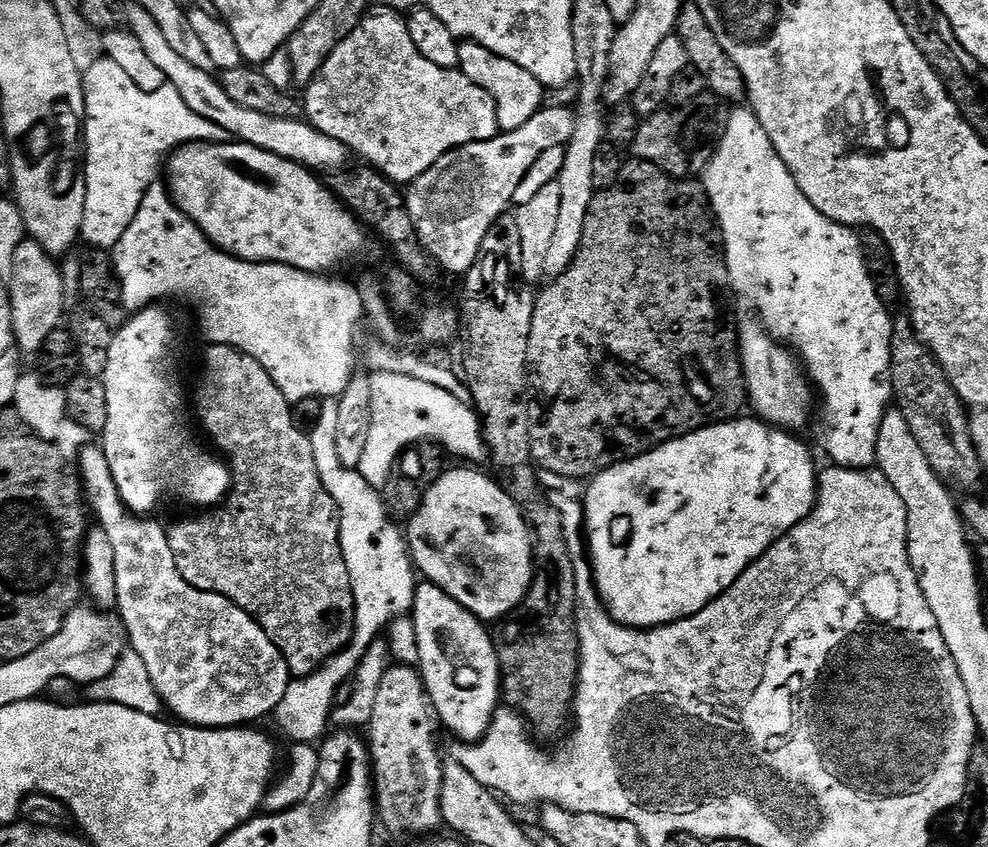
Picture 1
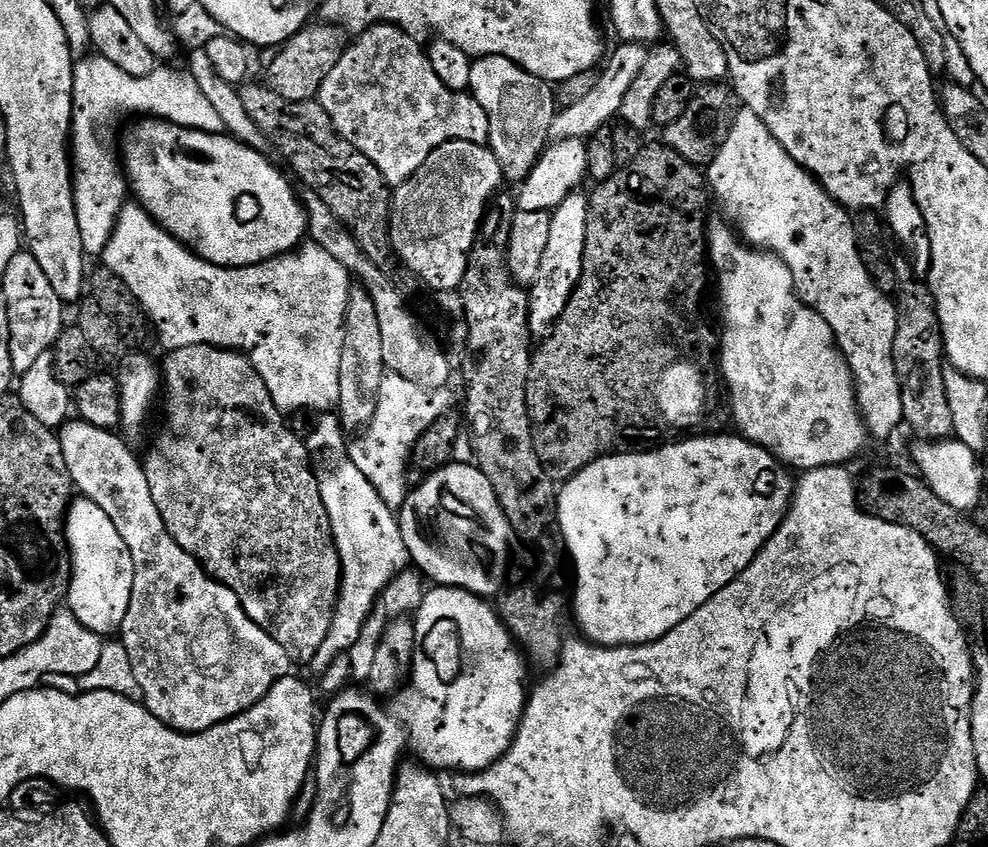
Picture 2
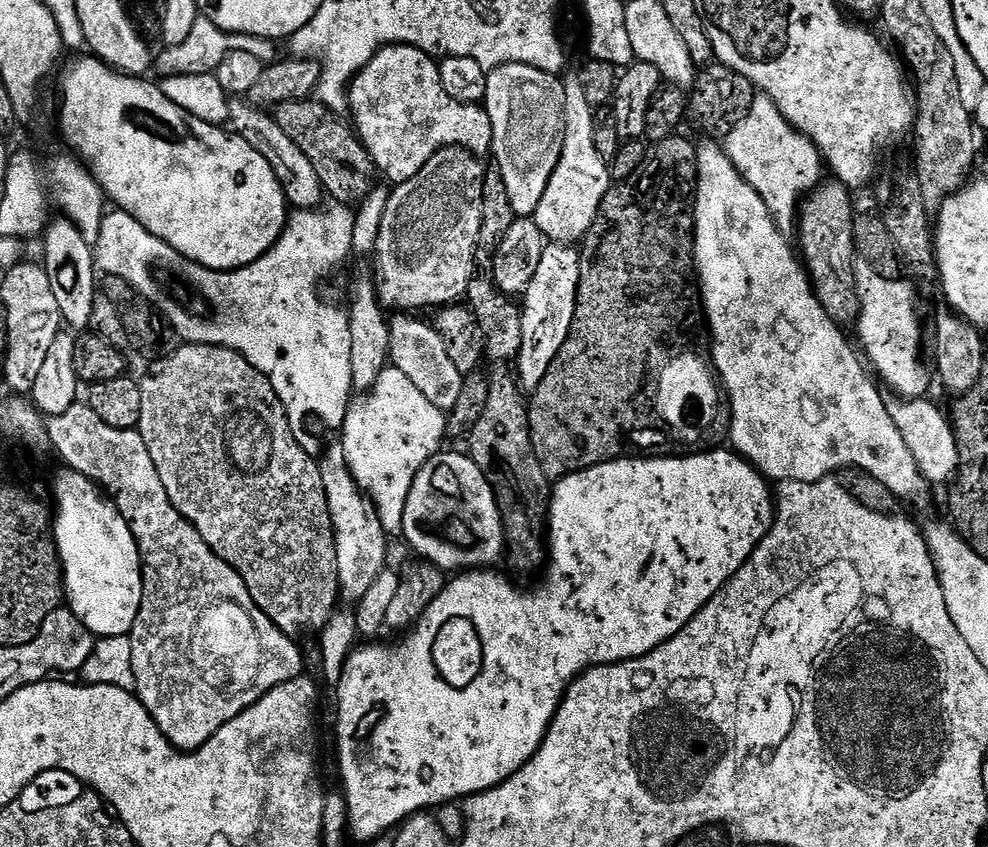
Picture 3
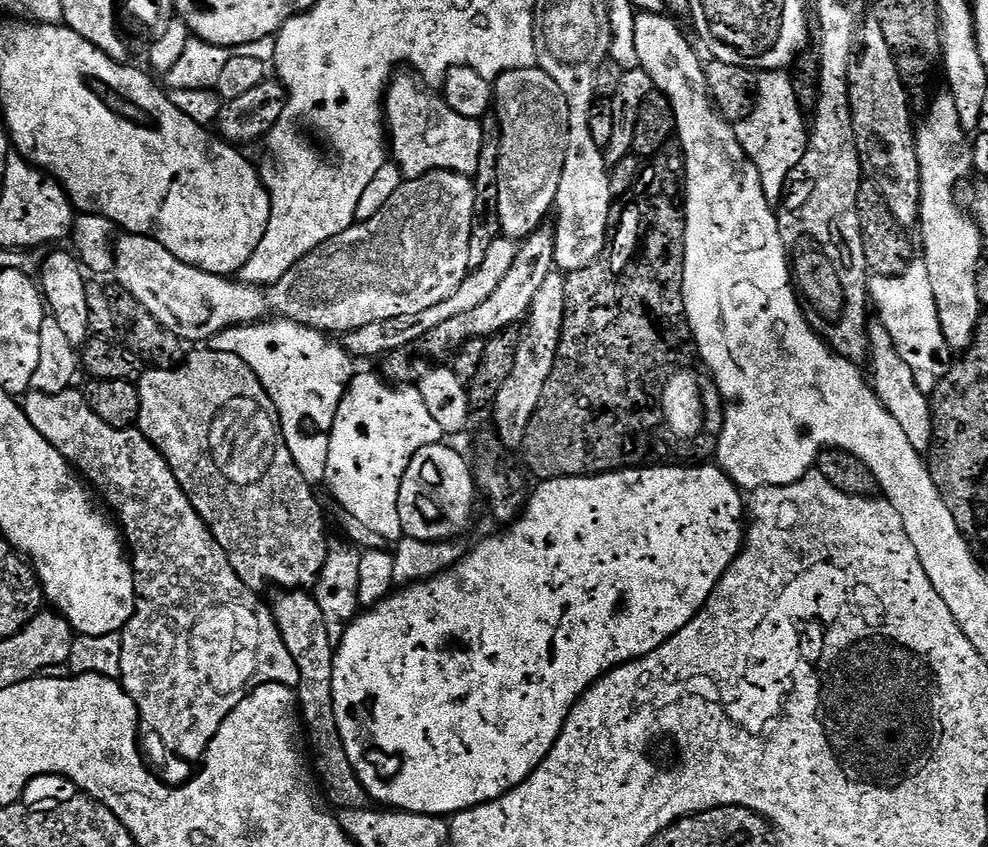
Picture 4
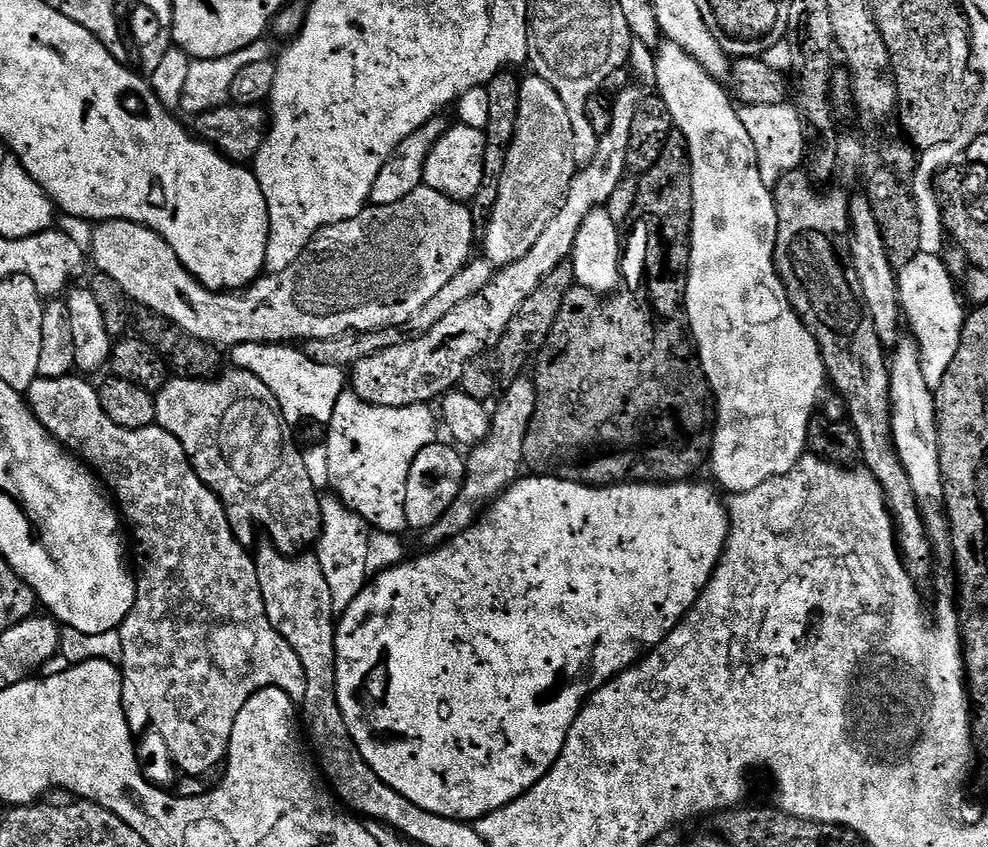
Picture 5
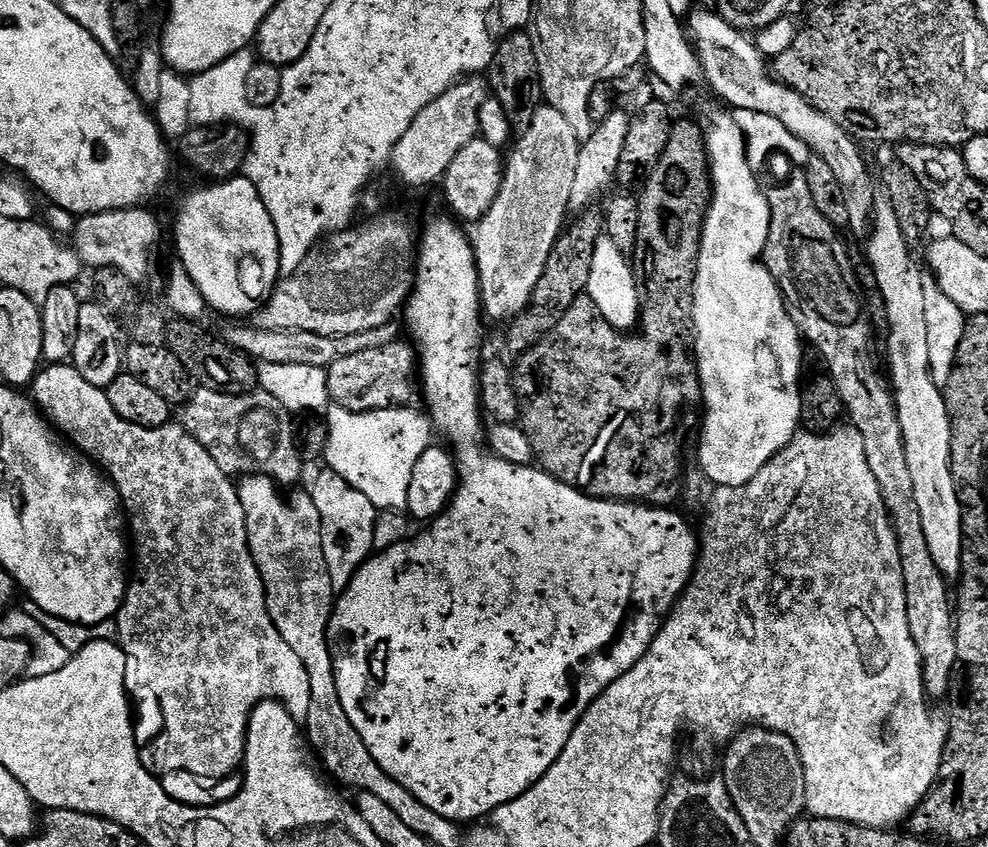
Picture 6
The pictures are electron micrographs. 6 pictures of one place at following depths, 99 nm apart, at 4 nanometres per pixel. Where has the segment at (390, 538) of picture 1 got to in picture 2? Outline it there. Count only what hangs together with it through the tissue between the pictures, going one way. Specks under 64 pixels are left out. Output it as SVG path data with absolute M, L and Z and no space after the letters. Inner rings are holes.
M323 413L312 434L306 438L315 480L323 506L330 516L331 532L335 538L340 560L339 600L334 619L322 646L308 665L316 676L332 666L336 657L348 653L357 642L368 617L373 613L375 600L383 593L393 576L411 563L405 539L395 511L386 506L369 480L349 456L349 441L337 413Z

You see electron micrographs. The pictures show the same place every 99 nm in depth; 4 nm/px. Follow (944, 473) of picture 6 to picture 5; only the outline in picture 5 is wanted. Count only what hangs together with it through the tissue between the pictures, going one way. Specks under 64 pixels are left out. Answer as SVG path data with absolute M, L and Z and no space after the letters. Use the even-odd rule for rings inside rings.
M901 338L890 354L890 390L892 391L892 440L900 456L906 474L910 474L910 486L914 486L916 499L944 499L944 479L940 465L940 428L936 425L936 397L934 389L926 386L926 374L922 374L920 347L915 339Z

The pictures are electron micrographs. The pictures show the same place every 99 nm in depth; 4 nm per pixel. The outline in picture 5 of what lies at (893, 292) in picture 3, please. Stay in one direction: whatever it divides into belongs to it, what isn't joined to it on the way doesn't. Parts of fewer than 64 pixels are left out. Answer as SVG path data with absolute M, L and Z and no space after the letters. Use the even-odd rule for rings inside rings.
M921 250L910 266L899 269L900 307L903 319L912 327L911 335L920 347L922 374L926 374L926 386L937 388L958 354L958 342L964 329L966 308L960 305L958 284L952 281L953 273L943 259Z

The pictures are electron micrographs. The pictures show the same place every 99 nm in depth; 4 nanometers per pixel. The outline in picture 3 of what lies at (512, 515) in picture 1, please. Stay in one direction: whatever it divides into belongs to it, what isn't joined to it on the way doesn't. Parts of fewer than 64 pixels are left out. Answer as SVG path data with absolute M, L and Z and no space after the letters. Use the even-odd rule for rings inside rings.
M441 450L431 456L422 466L422 470L418 470L414 486L410 486L410 494L406 498L403 539L419 559L428 561L435 568L441 568L445 574L487 569L495 565L492 563L499 556L501 559L506 552L504 527L494 490L482 474L482 470L478 470L478 466L472 461L471 455L461 452Z

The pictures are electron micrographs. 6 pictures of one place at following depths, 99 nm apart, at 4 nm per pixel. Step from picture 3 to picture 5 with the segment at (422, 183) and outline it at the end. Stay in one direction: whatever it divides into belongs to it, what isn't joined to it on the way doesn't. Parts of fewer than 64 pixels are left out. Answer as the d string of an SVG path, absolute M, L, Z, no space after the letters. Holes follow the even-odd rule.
M421 186L414 189L401 201L391 202L389 205L372 204L363 208L358 214L358 218L350 218L346 222L326 226L305 246L304 252L298 254L298 258L294 262L290 262L290 266L286 266L286 270L261 275L260 279L255 280L246 288L241 288L238 292L212 292L206 286L202 286L186 271L180 259L174 254L174 250L170 250L170 246L157 232L141 224L125 220L106 220L93 227L90 260L91 263L92 260L96 263L95 271L97 273L114 278L114 282L118 282L118 286L122 286L122 290L128 295L129 301L136 303L137 300L141 304L139 306L141 309L157 312L158 315L166 317L170 323L180 327L186 334L190 334L202 342L215 344L221 350L231 350L239 344L246 343L287 345L289 342L298 342L294 340L307 342L318 338L338 338L347 332L373 332L379 328L400 328L406 322L410 322L410 318L414 318L414 314L418 314L418 310L422 310L422 306L426 306L426 302L430 302L430 298L434 298L434 294L438 294L438 290L442 290L442 286L446 286L446 282L450 282L450 278L454 278L458 274L458 270L462 270L468 265L468 261L474 256L472 239L477 239L477 236L478 233L472 221L472 210L467 203L450 198L433 188Z

